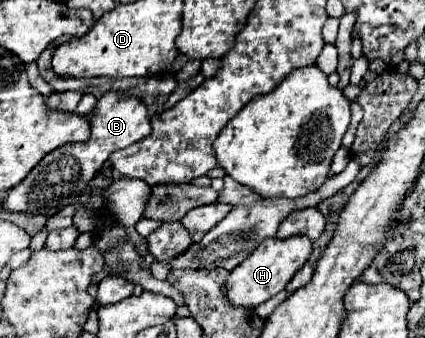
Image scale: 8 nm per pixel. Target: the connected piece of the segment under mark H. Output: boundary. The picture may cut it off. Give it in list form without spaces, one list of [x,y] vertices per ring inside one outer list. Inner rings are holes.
[[[273,237],[273,239],[263,241],[263,245],[259,245],[227,277],[225,293],[227,293],[227,299],[231,301],[231,305],[253,309],[253,307],[265,303],[267,299],[271,299],[273,295],[277,295],[279,291],[283,291],[287,287],[287,283],[293,279],[293,275],[307,263],[307,259],[311,255],[311,245],[313,243],[307,241],[307,237],[289,237],[283,241]]]

